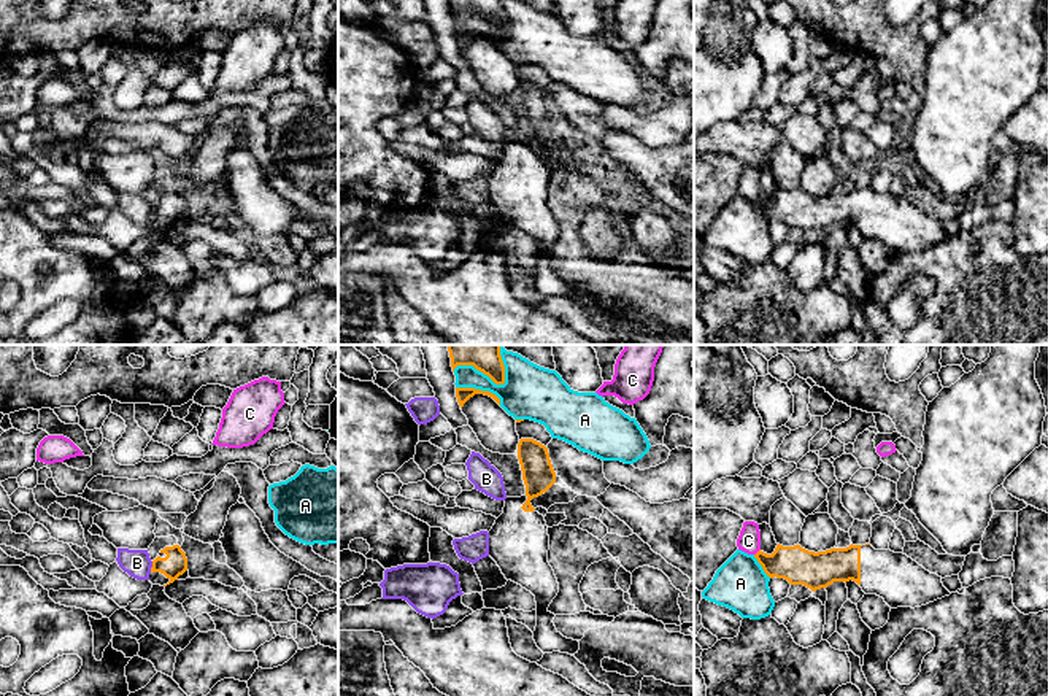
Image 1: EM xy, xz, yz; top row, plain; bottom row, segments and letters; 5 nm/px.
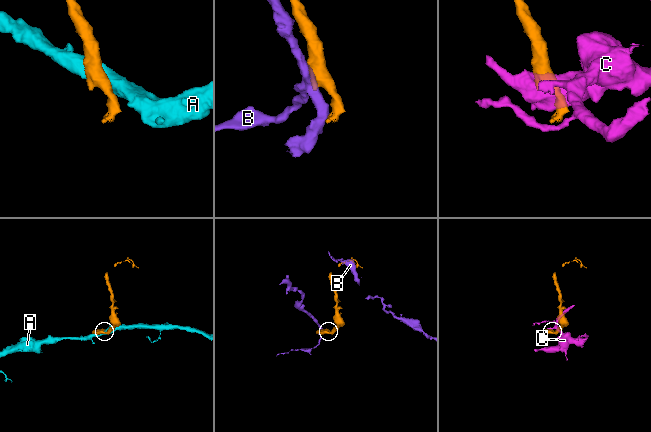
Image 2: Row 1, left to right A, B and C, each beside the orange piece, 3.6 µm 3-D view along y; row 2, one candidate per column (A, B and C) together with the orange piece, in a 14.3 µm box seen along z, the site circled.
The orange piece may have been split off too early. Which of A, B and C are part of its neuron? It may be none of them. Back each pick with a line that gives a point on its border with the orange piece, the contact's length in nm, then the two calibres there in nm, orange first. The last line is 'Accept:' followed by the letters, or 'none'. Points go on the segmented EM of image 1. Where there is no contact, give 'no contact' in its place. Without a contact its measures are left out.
Accept: none

